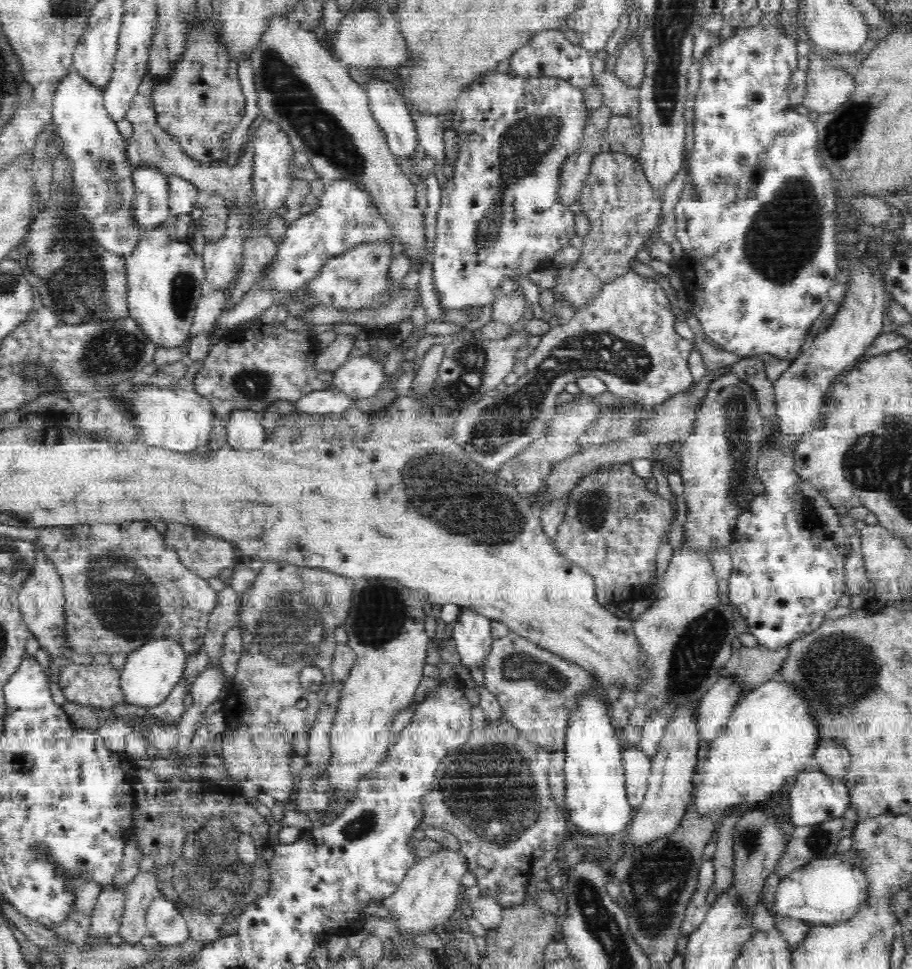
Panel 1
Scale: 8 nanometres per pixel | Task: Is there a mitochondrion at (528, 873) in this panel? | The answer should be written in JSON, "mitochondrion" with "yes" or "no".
{"mitochondrion":"no"}

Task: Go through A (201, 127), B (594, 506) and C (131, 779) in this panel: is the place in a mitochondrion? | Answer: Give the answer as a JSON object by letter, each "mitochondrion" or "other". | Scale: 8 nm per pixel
{"A":"other","B":"mitochondrion","C":"other"}

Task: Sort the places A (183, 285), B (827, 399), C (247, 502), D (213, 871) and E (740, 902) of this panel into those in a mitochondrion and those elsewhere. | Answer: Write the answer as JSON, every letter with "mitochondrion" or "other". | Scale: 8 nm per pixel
{"A":"mitochondrion","B":"other","C":"other","D":"mitochondrion","E":"other"}

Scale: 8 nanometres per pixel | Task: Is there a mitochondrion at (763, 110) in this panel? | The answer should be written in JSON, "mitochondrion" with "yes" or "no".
{"mitochondrion":"no"}

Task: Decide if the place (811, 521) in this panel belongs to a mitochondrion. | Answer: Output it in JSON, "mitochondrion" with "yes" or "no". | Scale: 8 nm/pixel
{"mitochondrion":"no"}

